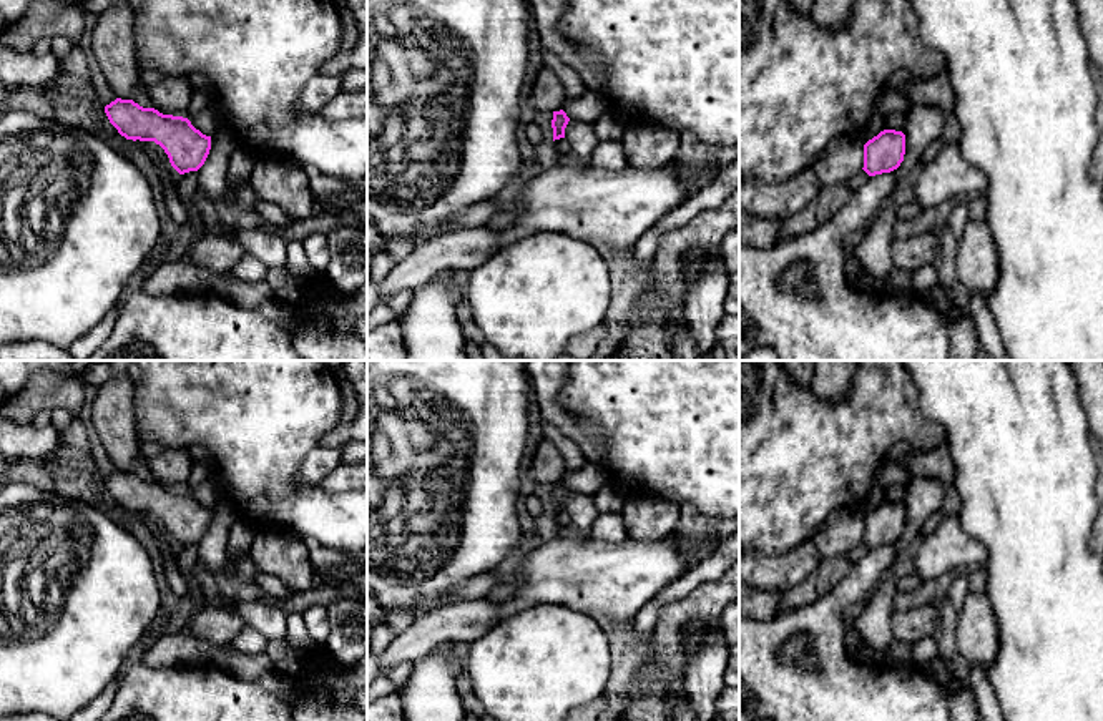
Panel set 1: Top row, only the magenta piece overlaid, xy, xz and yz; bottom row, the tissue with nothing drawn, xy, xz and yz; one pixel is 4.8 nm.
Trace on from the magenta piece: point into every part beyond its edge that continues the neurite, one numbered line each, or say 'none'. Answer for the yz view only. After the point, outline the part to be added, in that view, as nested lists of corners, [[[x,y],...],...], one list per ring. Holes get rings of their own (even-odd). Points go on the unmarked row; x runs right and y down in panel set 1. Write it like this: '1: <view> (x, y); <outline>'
none

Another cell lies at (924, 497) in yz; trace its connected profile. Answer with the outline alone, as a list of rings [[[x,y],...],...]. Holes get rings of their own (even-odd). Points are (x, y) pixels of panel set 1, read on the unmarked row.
[[[912,477],[905,485],[905,527],[895,542],[897,557],[902,557],[909,542],[919,535],[924,522],[942,508],[944,493],[945,487],[937,478]]]

